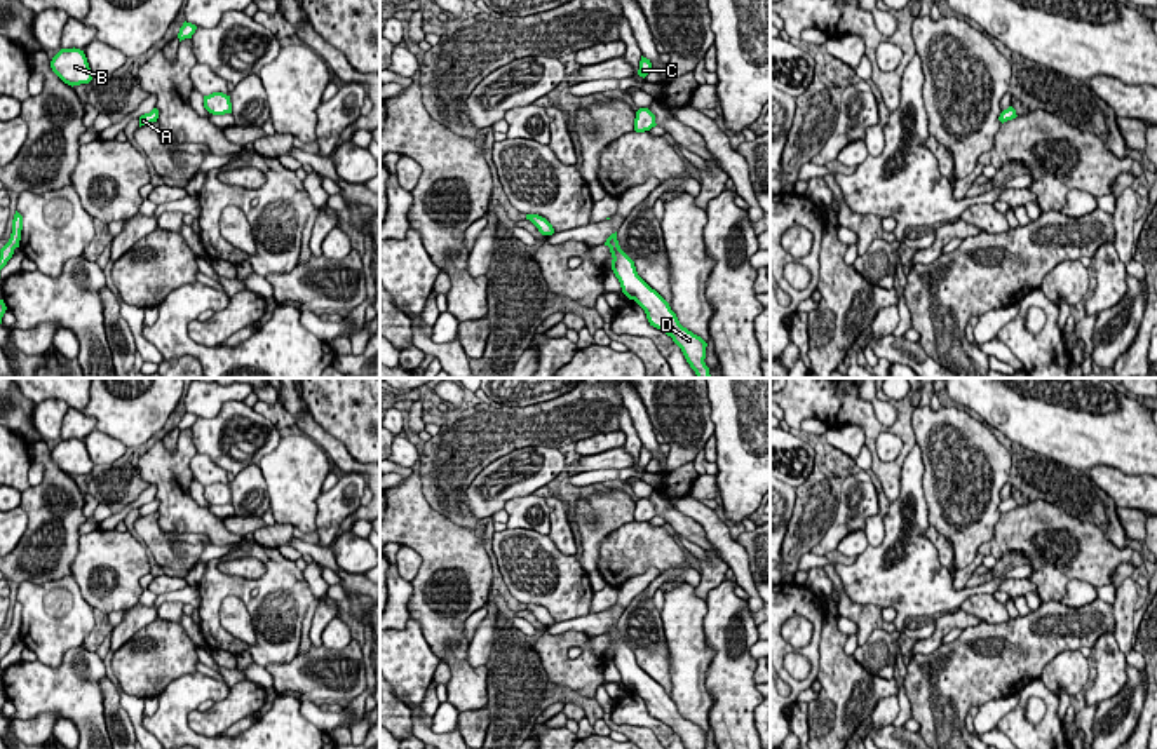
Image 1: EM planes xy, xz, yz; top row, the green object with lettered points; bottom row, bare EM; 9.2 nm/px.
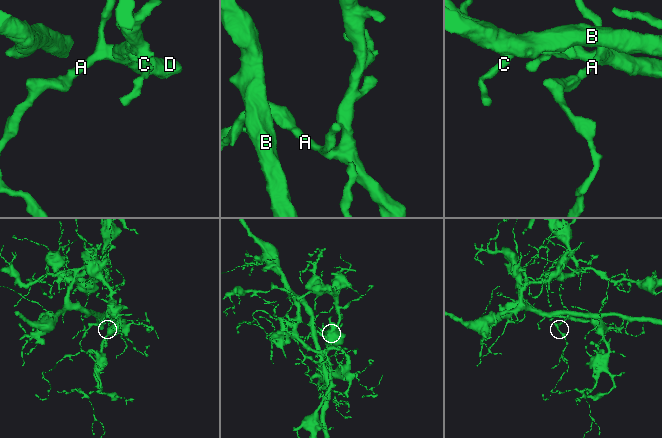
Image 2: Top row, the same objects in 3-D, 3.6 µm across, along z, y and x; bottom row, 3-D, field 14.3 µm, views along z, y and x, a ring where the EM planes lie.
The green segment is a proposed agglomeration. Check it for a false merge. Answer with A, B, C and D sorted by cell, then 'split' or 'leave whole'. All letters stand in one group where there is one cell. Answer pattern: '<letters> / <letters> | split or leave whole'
A B C D | leave whole

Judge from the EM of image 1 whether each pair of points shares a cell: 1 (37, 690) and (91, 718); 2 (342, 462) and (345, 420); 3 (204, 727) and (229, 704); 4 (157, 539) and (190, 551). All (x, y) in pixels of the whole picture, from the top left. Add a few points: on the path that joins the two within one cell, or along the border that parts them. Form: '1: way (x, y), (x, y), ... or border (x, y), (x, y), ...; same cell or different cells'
1: way (51, 690), (63, 690), (77, 704); same cell
2: border (312, 418), (361, 464); different cells
3: way (209, 723), (223, 709); same cell
4: way (166, 547), (182, 551); same cell

